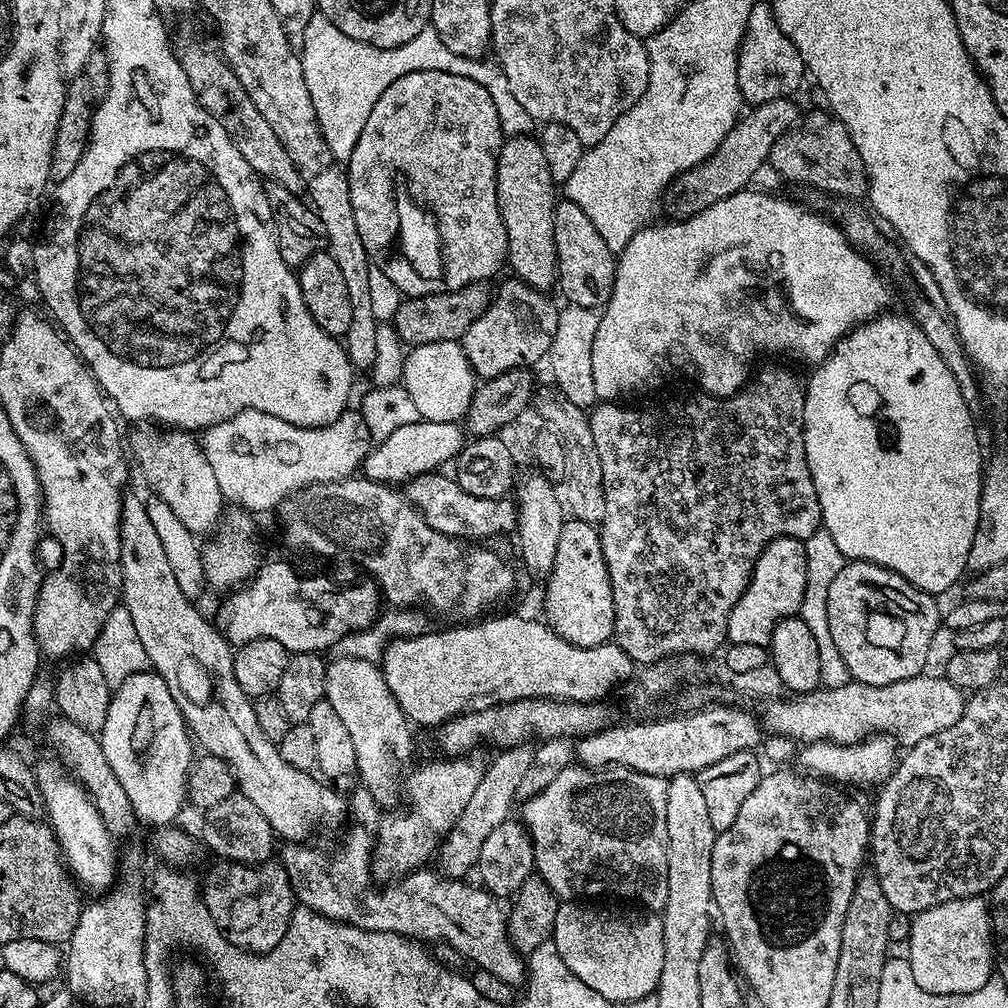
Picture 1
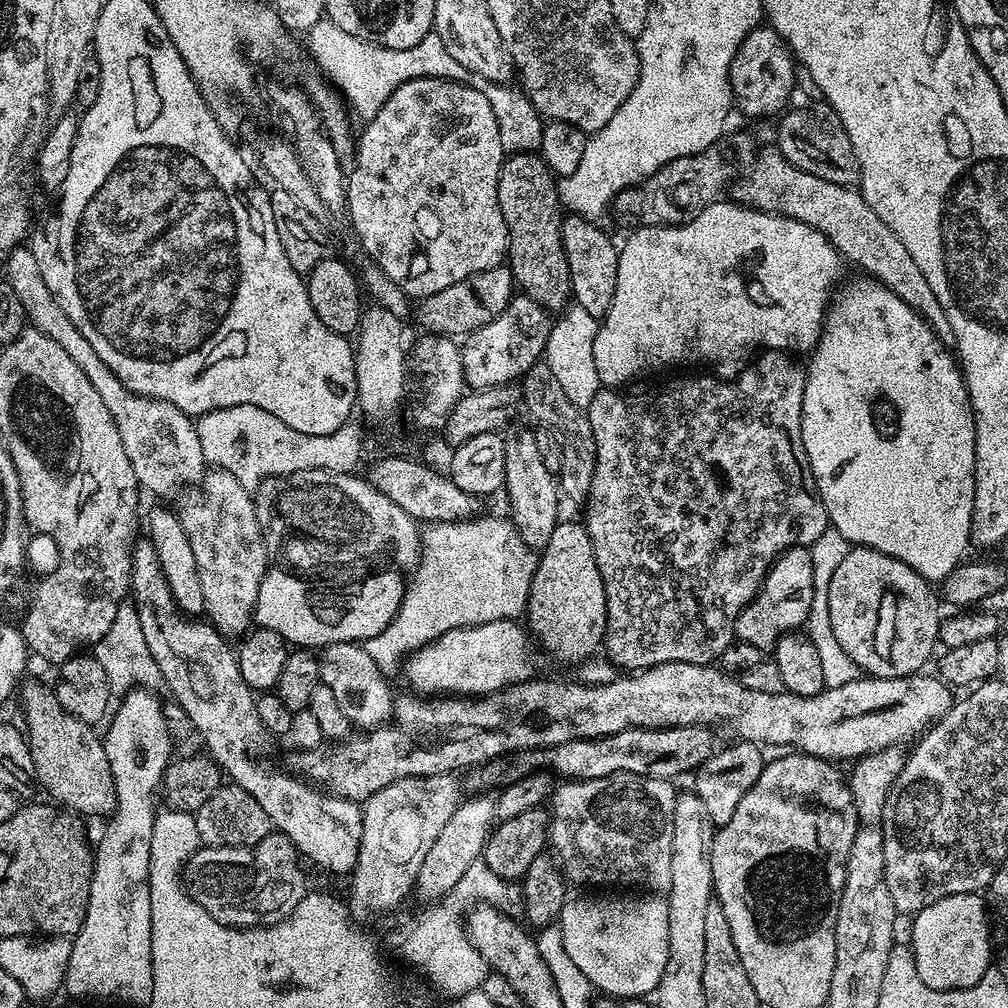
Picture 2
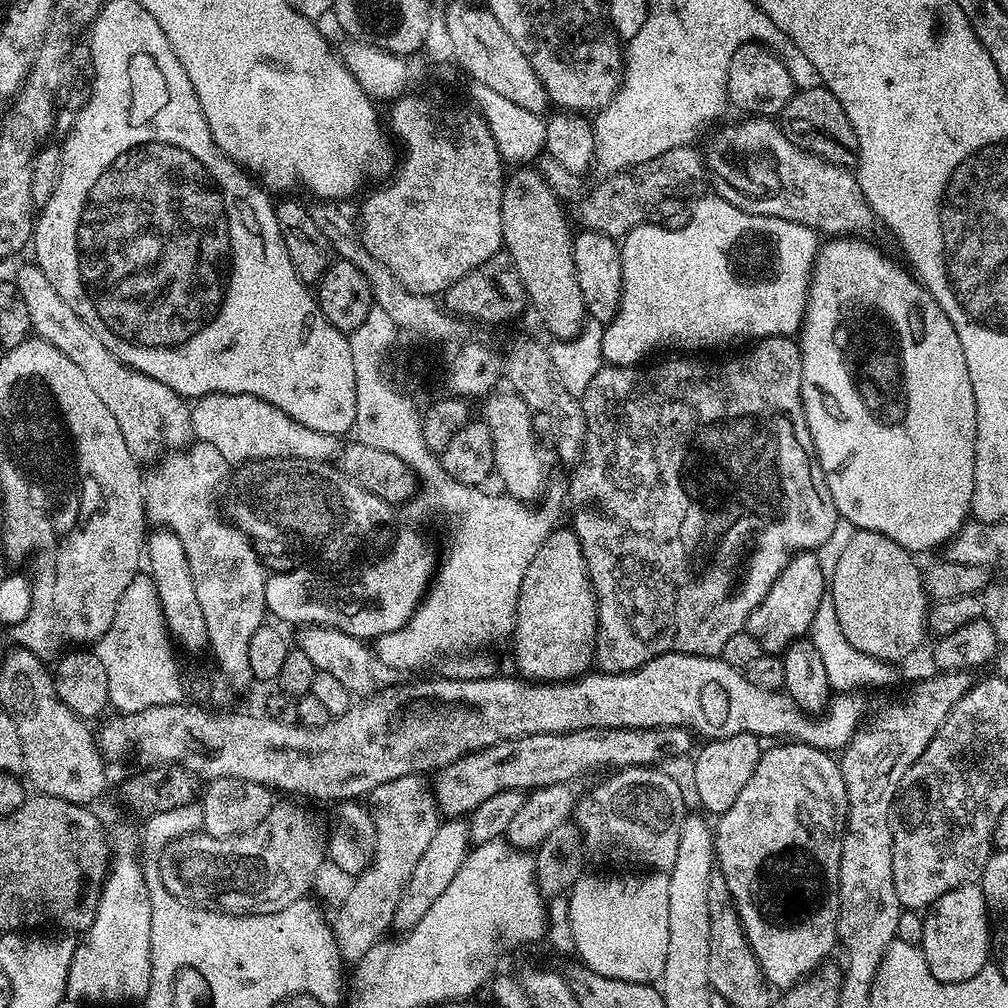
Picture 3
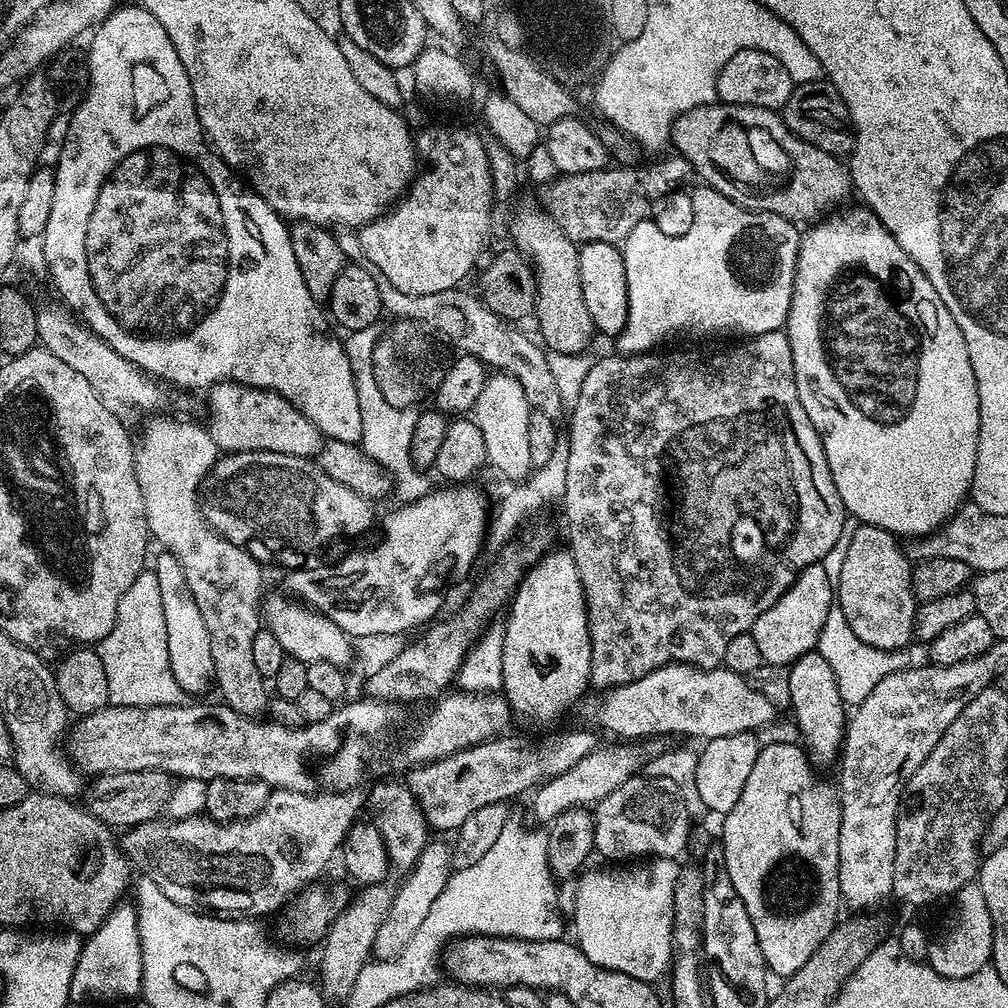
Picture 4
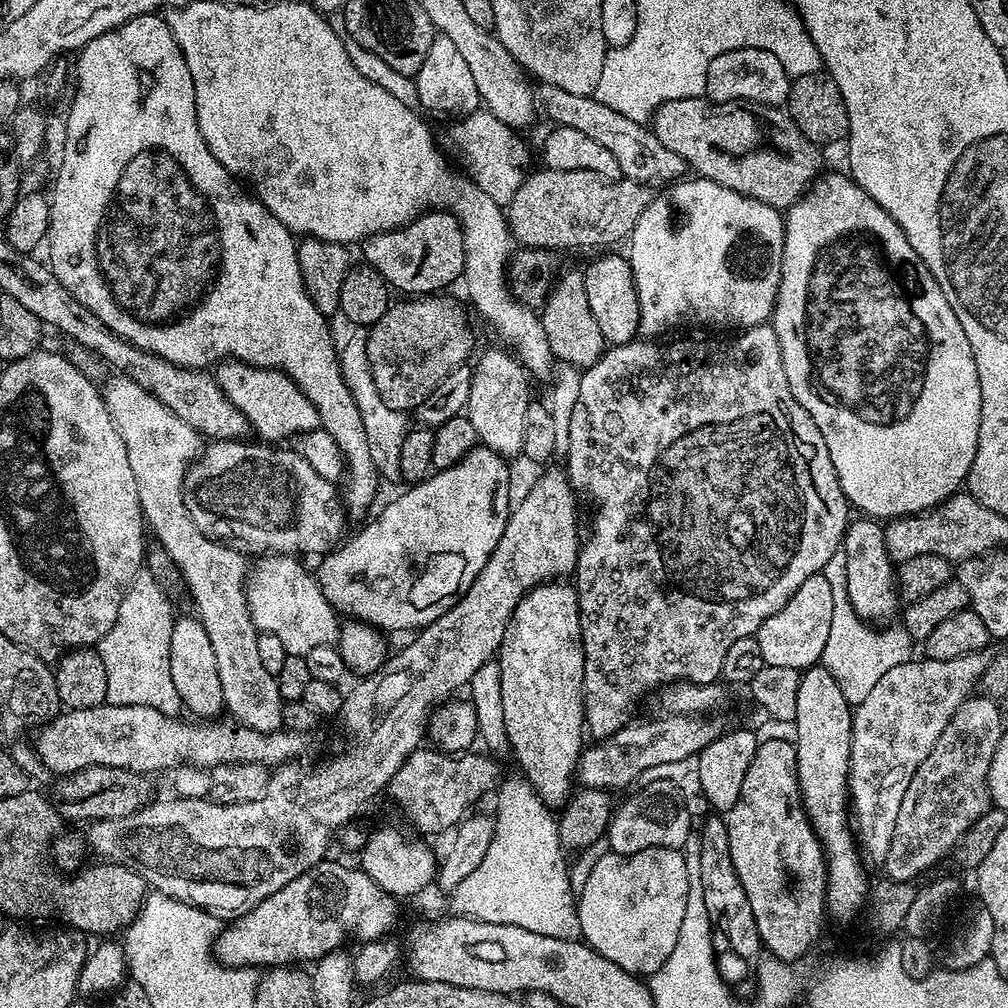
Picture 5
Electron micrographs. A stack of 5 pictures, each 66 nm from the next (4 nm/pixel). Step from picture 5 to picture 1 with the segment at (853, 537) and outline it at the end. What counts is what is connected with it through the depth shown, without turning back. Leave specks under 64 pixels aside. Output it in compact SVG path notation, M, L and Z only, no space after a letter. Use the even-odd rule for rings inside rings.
M863 558L849 559L838 570L834 582L830 582L830 594L826 598L826 614L830 622L830 638L846 662L848 675L853 681L874 685L892 685L911 676L919 676L925 671L928 651L936 636L936 627L942 620L942 608L936 605L937 597L921 588L915 588L906 578L902 578L889 568Z

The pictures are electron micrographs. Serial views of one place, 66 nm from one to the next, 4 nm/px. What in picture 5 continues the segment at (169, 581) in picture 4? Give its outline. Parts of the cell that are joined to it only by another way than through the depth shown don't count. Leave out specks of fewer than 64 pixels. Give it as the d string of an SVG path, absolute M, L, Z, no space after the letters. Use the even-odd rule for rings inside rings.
M192 614L175 621L170 634L170 678L174 678L174 690L178 690L178 698L185 709L189 708L196 718L216 718L225 711L222 698L222 682L218 682L218 662L214 659L214 646L210 646L210 638L202 626L202 622Z

